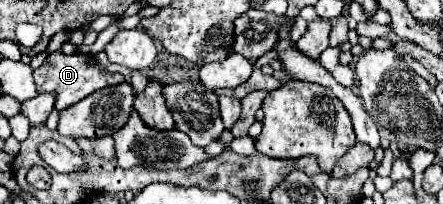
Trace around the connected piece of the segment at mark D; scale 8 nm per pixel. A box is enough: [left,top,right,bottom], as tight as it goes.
[33,51,123,111]

